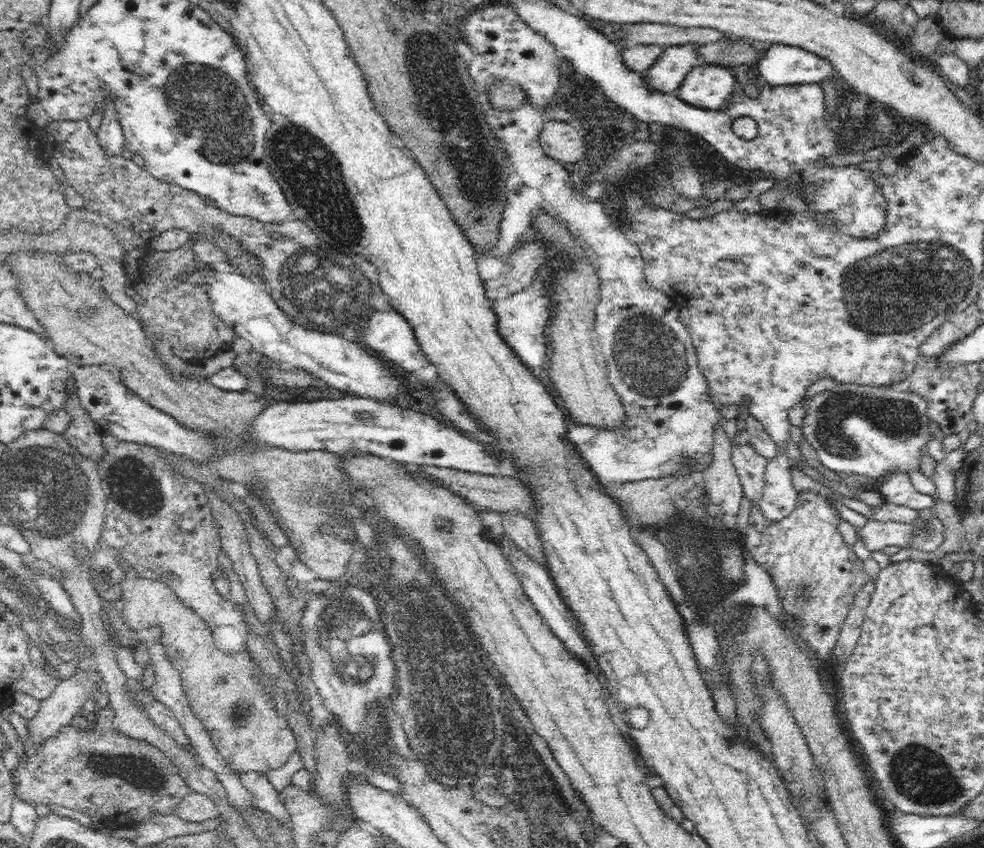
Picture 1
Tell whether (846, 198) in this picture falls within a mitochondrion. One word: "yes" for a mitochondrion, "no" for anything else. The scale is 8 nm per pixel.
yes

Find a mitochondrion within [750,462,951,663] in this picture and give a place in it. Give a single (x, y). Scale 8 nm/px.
(926, 532)

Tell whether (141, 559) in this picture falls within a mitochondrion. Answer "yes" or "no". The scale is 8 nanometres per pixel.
no

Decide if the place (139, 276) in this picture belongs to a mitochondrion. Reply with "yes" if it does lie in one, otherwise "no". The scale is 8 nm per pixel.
no

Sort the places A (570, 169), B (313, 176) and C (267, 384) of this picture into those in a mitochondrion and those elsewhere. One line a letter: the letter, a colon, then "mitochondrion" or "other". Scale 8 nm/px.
A: other
B: mitochondrion
C: other

